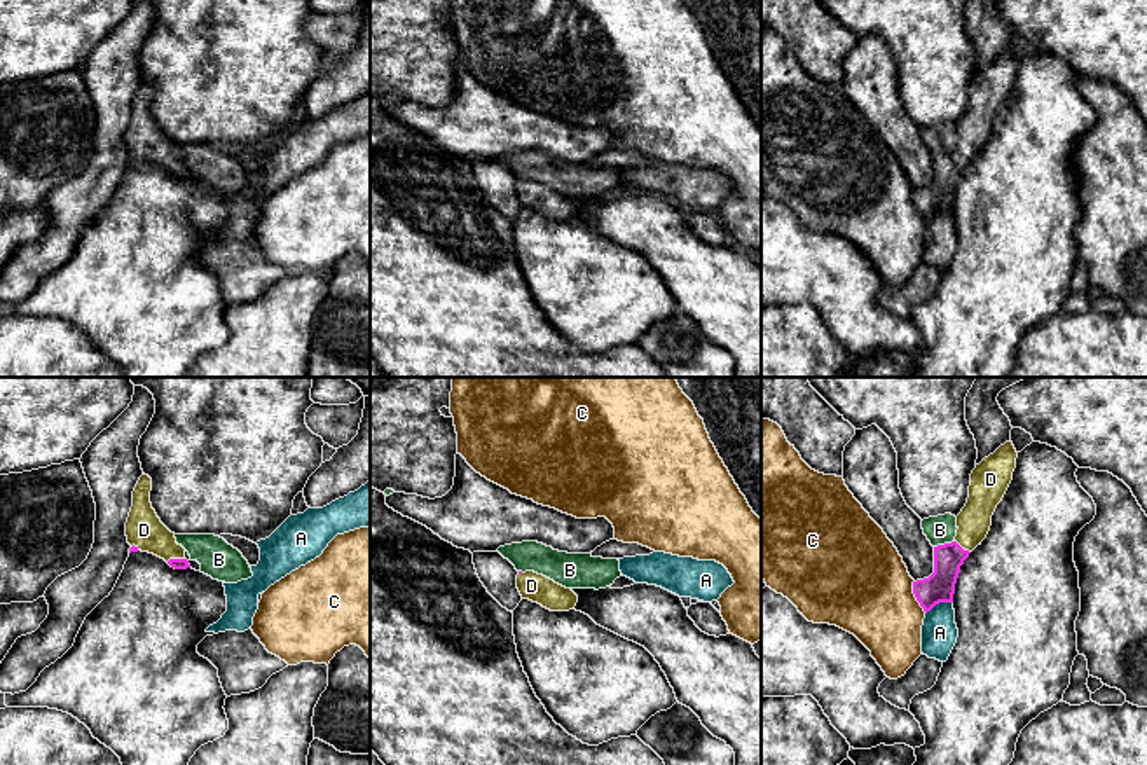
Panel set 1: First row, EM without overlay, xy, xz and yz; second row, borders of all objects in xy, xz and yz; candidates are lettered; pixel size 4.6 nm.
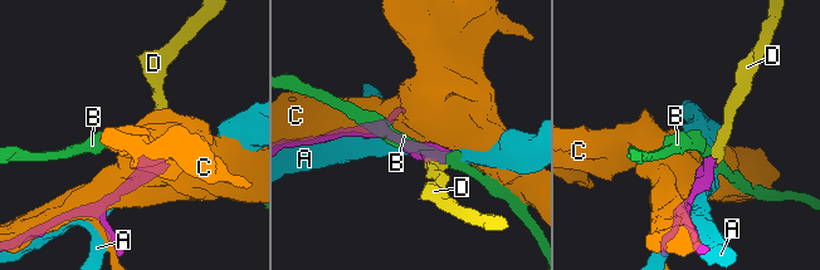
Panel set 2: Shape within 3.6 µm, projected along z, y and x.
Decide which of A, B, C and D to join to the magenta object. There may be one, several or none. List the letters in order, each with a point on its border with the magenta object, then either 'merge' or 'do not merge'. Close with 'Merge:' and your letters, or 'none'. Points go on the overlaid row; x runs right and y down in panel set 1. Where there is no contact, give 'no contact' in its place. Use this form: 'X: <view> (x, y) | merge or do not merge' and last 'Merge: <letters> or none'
A: yz (938, 603) | do not merge
B: yz (943, 545) | do not merge
C: yz (915, 596) | do not merge
D: xy (175, 559) | merge
Merge: D

